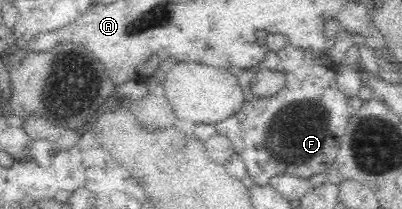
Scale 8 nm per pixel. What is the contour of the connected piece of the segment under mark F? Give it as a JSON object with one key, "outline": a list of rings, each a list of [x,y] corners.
{"outline":[[[292,43],[282,50],[269,50],[262,63],[272,70],[283,72],[286,86],[270,98],[257,97],[250,88],[245,89],[242,108],[232,118],[218,122],[215,132],[232,141],[235,153],[245,162],[248,182],[266,184],[279,174],[295,174],[308,179],[312,174],[326,172],[328,166],[335,162],[338,138],[344,134],[344,126],[353,106],[353,101],[336,88],[335,63],[326,52],[315,53]]]}

